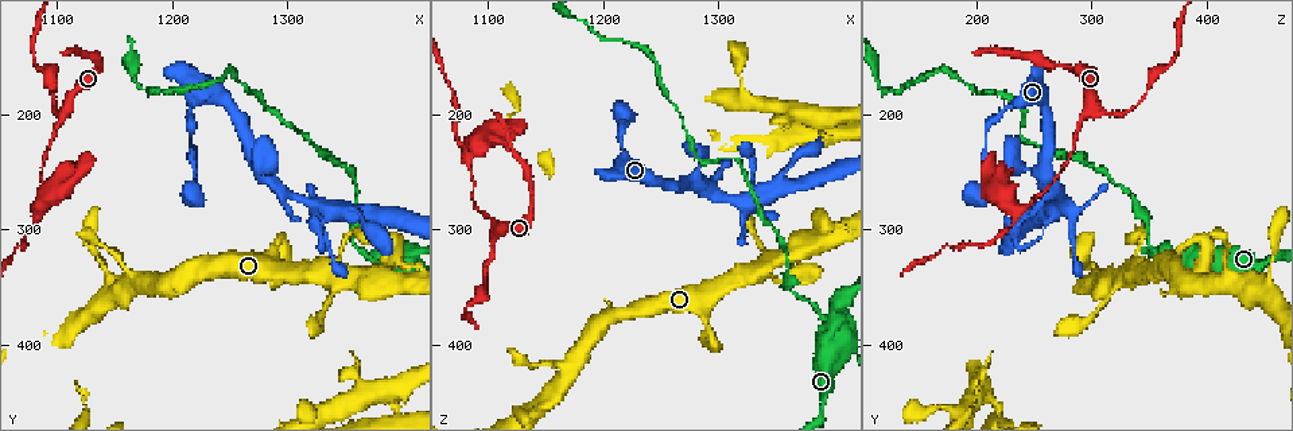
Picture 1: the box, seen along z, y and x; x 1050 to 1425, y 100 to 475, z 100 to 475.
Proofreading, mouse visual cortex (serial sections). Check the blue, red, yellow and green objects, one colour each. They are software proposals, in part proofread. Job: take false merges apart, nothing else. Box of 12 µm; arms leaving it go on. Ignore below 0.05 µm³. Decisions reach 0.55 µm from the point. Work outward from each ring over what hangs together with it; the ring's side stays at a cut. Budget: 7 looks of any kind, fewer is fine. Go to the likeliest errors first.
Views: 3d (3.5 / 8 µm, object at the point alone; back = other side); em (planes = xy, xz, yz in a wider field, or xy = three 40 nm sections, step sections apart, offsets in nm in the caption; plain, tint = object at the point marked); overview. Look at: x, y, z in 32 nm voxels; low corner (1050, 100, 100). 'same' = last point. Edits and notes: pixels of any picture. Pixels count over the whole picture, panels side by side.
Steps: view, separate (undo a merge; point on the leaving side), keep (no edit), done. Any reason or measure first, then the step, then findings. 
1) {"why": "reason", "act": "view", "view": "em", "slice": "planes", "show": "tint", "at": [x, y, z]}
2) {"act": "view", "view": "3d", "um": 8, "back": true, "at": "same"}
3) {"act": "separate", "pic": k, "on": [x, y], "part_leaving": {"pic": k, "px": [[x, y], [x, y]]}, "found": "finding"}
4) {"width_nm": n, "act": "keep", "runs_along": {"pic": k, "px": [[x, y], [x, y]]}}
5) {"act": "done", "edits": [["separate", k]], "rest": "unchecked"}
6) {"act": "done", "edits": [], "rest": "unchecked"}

{"act": "view", "view": "3d", "um": 8, "at": [1106, 194, 296]}

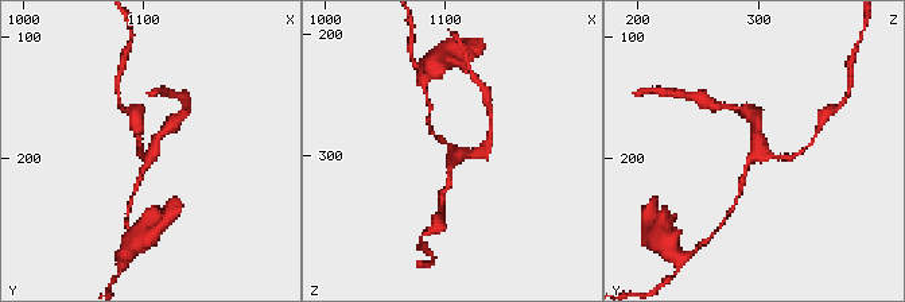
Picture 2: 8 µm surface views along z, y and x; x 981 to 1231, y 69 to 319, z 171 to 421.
{"why": "closer look", "act": "view", "view": "3d", "um": 3.5, "at": [1106, 196, 300]}

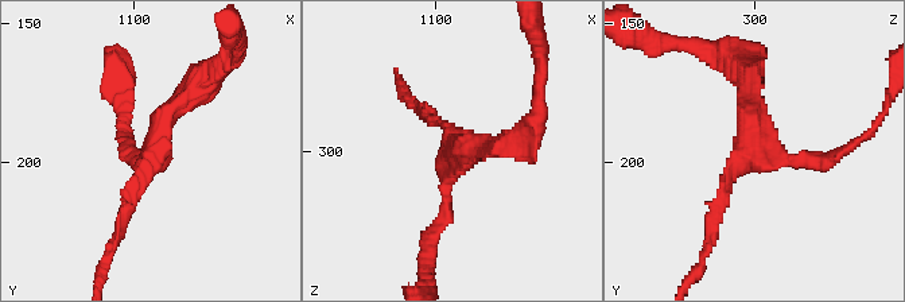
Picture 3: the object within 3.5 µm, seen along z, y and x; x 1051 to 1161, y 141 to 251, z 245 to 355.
{"arms": 3, "arm_widths_nm": [150, 200, 250], "why": "now the EM", "act": "view", "view": "em", "slice": "planes", "show": "tint", "at": [1107, 197, 299]}

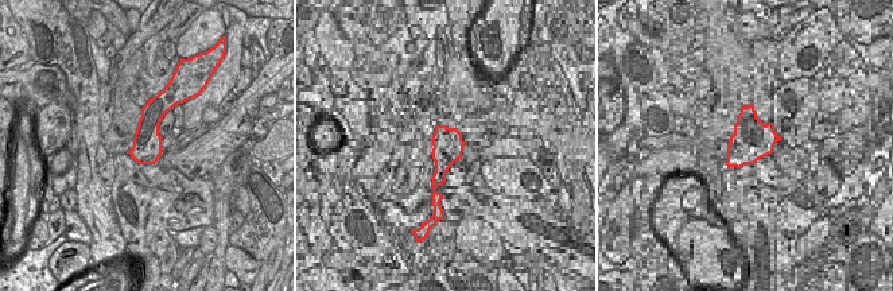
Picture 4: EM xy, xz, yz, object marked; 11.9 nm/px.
{"width_nm": 360, "act": "keep", "runs_along": {"pic": 3, "px": [[205, 78], [159, 124], [117, 227]]}, "found": "continuous, no second cell"}

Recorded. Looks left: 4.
{"why": "sharp bend", "act": "view", "view": "3d", "um": 8, "at": [1084, 286, 236]}

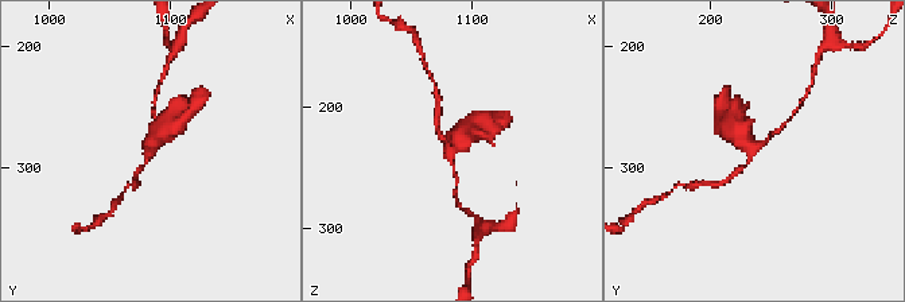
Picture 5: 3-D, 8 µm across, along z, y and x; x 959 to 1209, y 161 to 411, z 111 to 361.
{"arms": 3, "arm_widths_nm": [150, 150, 500], "act": "view", "view": "em", "slice": "xy", "step": 1, "show": "tint", "at": [1084, 284, 236]}

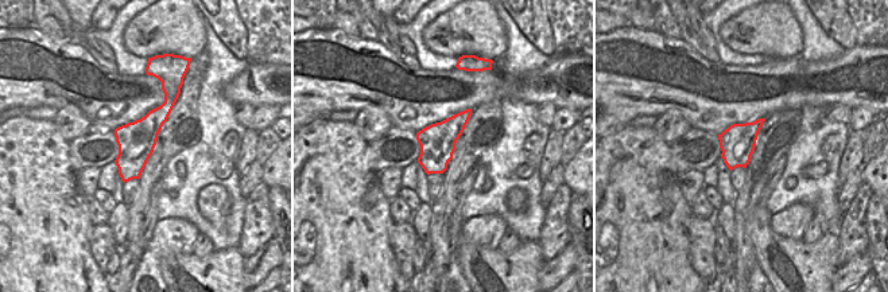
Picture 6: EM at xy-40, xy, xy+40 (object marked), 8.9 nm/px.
{"act": "keep", "runs_along": {"pic": 5, "px": [[457, 178], [451, 144], [472, 132]]}, "found": "one cell here"}

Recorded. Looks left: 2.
{"why": "thin arm on a thick one", "act": "view", "view": "3d", "um": 3.5, "at": [1326, 278, 276]}

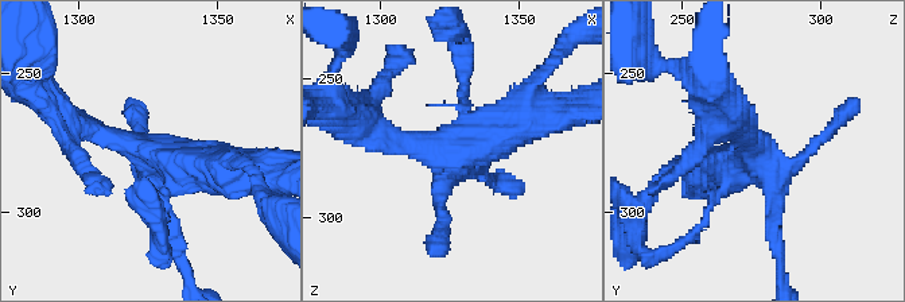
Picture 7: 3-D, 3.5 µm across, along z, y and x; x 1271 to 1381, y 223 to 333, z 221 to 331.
{"why": "now the EM", "act": "view", "view": "em", "slice": "xy", "step": 1, "show": "tint", "at": [1327, 280, 277]}

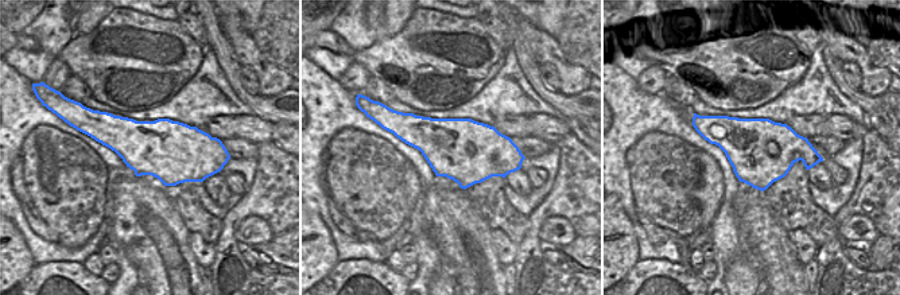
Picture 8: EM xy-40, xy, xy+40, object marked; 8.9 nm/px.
{"act": "keep", "runs_along": {"pic": 7, "px": [[74, 126], [186, 166], [230, 170]]}, "found": "continuous, no second cell"}

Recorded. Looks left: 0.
{"act": "done", "edits": [], "rest": "unchecked"}

